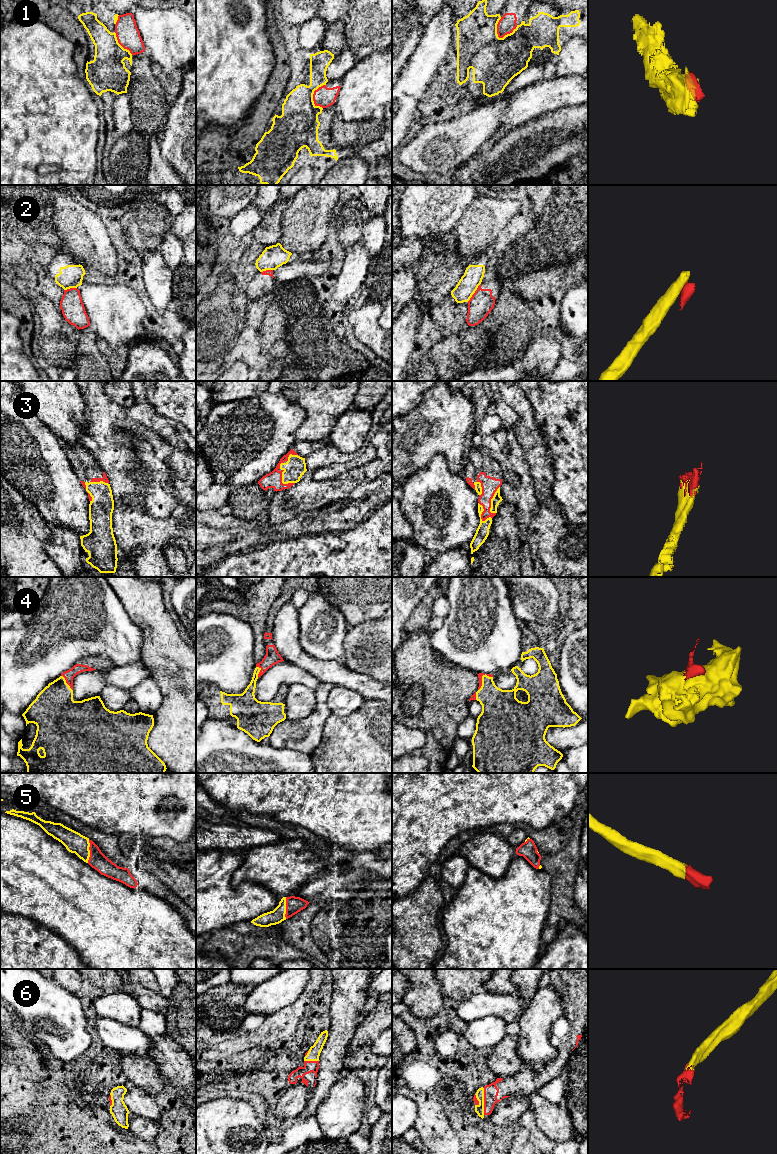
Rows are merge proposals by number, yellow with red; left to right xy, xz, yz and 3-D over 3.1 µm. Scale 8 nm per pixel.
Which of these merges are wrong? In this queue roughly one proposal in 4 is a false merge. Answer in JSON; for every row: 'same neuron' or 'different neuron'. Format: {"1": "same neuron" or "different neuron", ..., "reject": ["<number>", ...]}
{"1": "different neuron", "2": "different neuron", "3": "same neuron", "4": "same neuron", "5": "same neuron", "6": "same neuron", "reject": ["1", "2"]}

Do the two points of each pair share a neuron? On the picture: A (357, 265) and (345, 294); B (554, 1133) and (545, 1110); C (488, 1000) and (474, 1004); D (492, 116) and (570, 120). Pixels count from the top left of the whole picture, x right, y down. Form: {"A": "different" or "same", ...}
{"A": "same", "B": "same", "C": "same", "D": "different"}

